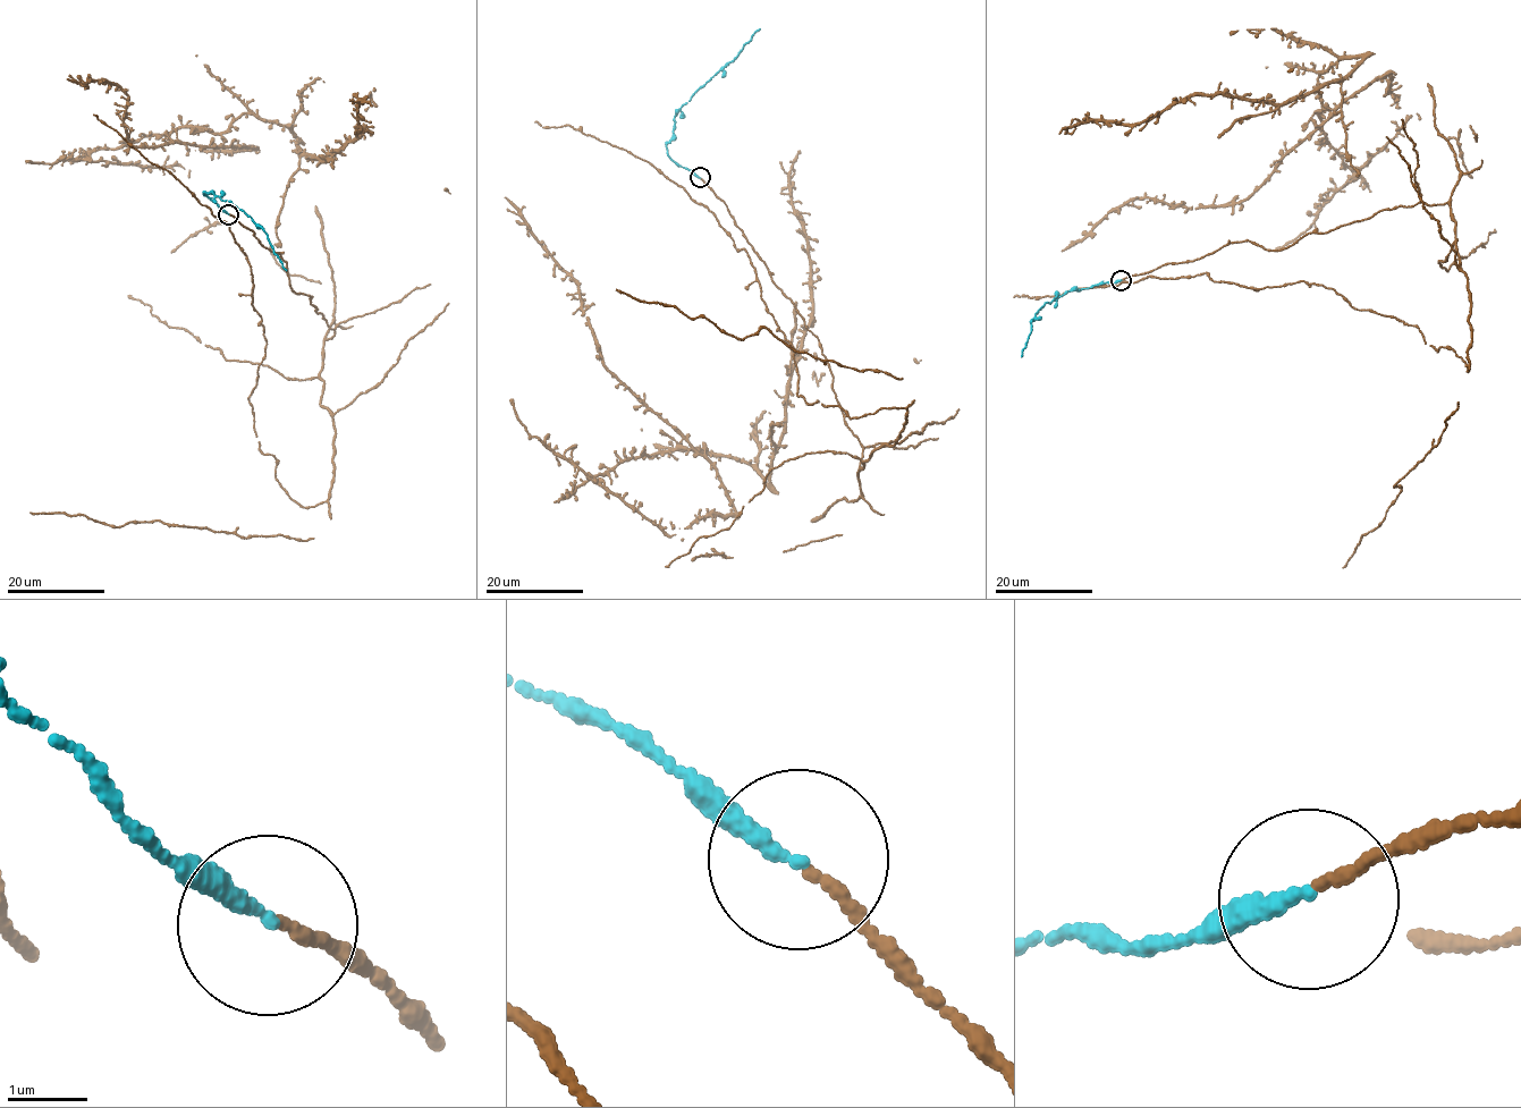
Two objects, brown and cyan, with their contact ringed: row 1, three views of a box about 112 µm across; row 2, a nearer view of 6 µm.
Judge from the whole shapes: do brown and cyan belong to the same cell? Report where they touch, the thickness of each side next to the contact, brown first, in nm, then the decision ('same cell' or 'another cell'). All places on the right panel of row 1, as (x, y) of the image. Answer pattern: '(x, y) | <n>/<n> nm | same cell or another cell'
(1121, 280) | 130/190 nm | same cell

